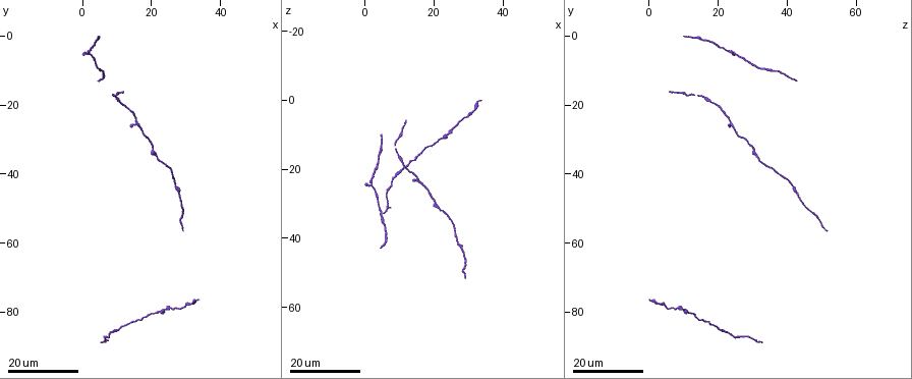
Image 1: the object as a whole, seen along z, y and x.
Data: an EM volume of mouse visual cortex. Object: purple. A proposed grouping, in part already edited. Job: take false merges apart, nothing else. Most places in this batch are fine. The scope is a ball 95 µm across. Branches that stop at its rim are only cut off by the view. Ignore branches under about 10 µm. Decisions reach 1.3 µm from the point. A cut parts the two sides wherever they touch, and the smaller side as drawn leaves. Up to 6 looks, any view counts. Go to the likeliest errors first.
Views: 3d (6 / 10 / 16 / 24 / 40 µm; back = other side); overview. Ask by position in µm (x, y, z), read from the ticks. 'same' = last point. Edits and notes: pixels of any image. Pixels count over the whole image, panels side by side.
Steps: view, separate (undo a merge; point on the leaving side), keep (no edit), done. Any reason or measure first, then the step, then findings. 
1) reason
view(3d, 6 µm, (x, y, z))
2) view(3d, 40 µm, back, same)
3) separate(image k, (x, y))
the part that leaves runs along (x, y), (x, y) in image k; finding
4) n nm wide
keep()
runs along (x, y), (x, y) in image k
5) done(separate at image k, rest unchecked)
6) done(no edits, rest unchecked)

view(3d, 16 µm, (15.5, 25.0, 24.0))

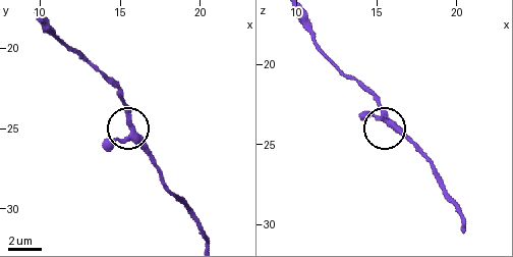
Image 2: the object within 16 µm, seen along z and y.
view(3d, 10 µm, same)

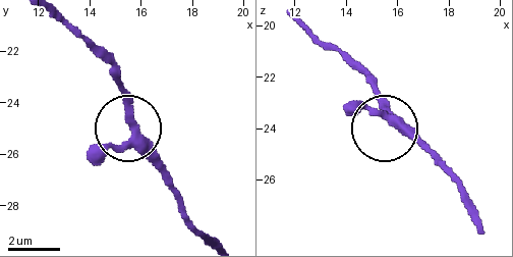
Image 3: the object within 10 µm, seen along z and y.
260 nm wide
keep()
runs along (208, 240), (133, 131), (118, 73) in image 3; all the same cell

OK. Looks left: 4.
a narrow waist
view(3d, 16 µm, (14.0, 83.0, 17.0))

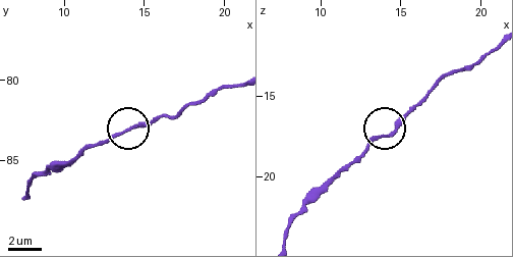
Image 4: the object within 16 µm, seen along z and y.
zoom in
view(3d, 6 µm, (14.2, 83.1, 17.4))

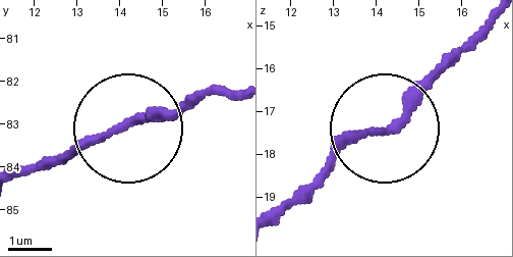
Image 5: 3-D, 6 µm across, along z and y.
keep()
one cell here

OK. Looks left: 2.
thick turns thin
view(3d, 16 µm, (20.5, 32.5, 30.0))

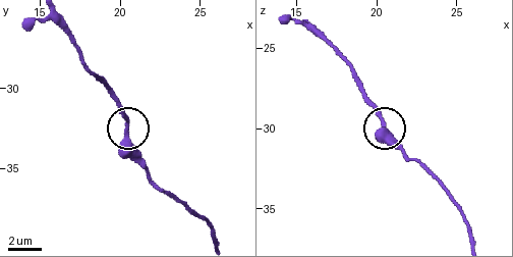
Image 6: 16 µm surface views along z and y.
view(3d, 6 µm, same)

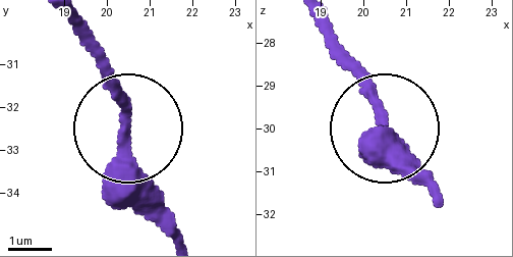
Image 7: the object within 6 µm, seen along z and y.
keep()
runs along (181, 239), (130, 151), (119, 85), (83, 22) in image 7; continuous, no second cell

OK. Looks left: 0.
done(no edits, rest unchecked)

